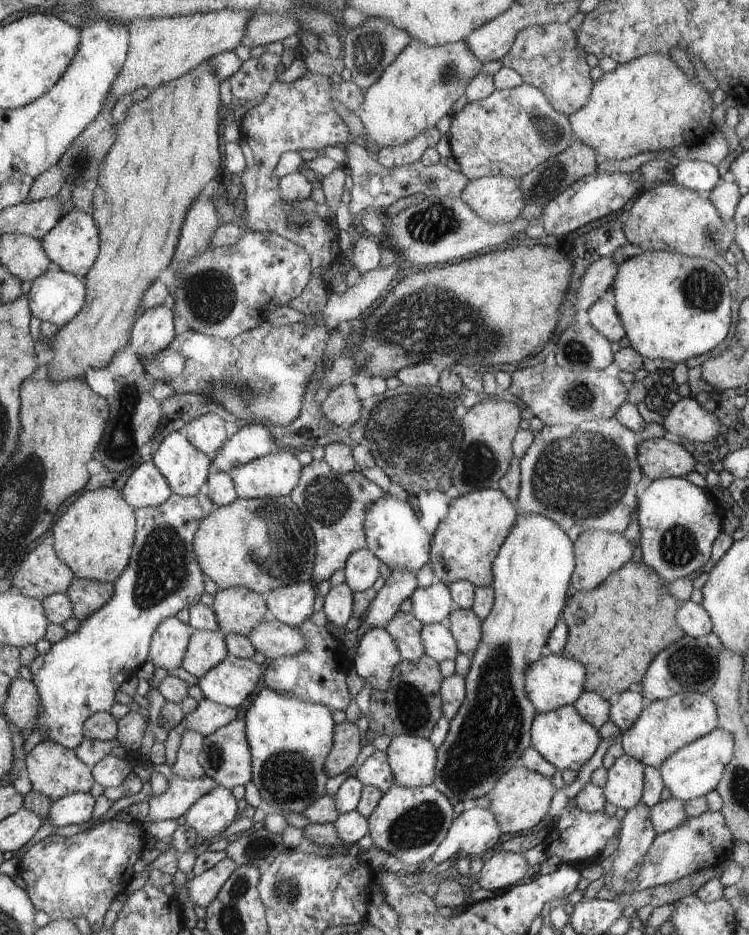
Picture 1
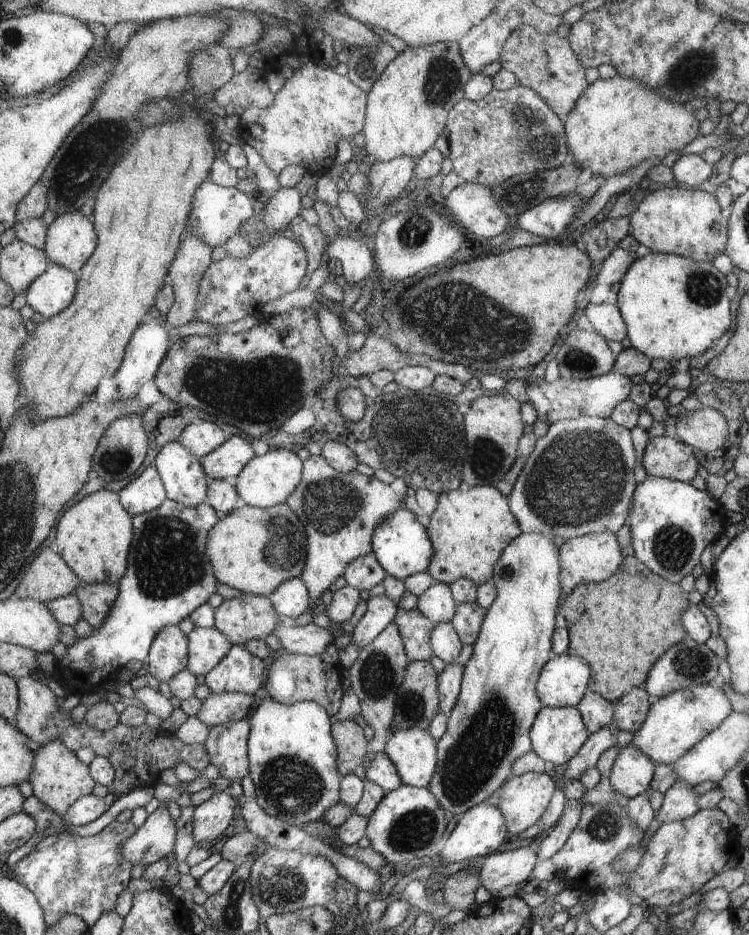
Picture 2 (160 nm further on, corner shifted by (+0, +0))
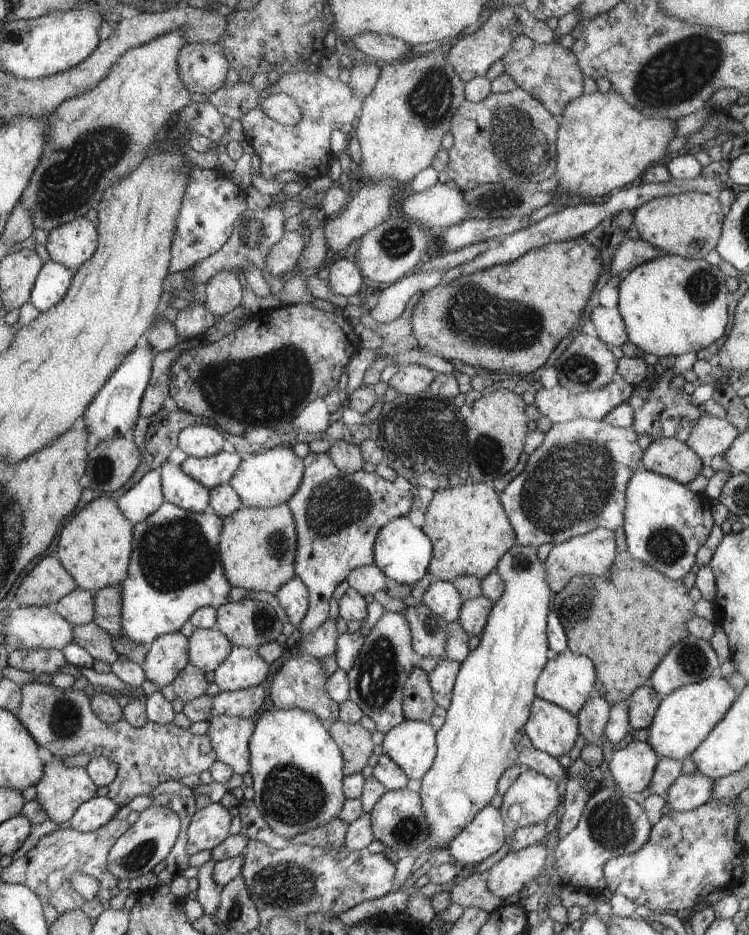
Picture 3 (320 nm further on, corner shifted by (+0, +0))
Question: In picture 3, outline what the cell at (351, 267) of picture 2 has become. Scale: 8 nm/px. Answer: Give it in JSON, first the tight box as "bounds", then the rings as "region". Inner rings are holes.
{"bounds":[325,259,364,296],"region":[[[338,259],[328,264],[329,276],[325,283],[329,292],[336,296],[352,296],[354,294],[362,294],[364,284],[363,276],[355,265],[354,260]]]}

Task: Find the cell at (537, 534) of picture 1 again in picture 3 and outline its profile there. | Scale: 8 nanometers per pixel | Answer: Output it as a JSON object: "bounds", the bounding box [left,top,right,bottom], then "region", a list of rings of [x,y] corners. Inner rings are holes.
{"bounds":[415,544,564,852],"region":[[[516,544],[504,557],[501,558],[500,561],[498,561],[496,572],[503,578],[505,584],[504,594],[502,594],[493,606],[493,610],[489,614],[489,622],[485,626],[484,632],[473,644],[473,648],[468,653],[466,660],[461,662],[460,672],[457,674],[456,684],[453,686],[451,704],[448,706],[447,715],[442,728],[437,731],[439,745],[436,760],[429,768],[429,772],[426,773],[425,776],[421,778],[420,783],[415,786],[420,791],[421,798],[424,800],[425,819],[429,824],[429,838],[431,839],[428,848],[431,848],[436,852],[445,852],[448,846],[453,842],[454,838],[465,829],[465,826],[468,825],[469,822],[472,822],[473,818],[476,817],[485,806],[490,805],[490,800],[492,800],[497,793],[499,778],[507,768],[523,765],[528,769],[538,771],[539,773],[550,777],[554,781],[560,781],[564,774],[564,768],[560,765],[558,759],[555,759],[546,751],[538,750],[529,739],[529,735],[525,733],[525,724],[528,722],[530,713],[532,712],[533,700],[537,697],[537,681],[549,662],[548,656],[546,655],[546,652],[548,652],[549,649],[548,616],[549,612],[552,610],[553,592],[549,587],[544,564],[538,560],[536,554],[537,549],[533,546],[523,547],[522,545]]]}

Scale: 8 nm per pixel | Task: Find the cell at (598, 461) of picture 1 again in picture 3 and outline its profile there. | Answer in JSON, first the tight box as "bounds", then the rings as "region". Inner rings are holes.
{"bounds":[498,417,642,547],"region":[[[578,417],[565,423],[553,423],[545,434],[544,442],[529,454],[524,470],[502,492],[498,493],[500,504],[516,531],[517,544],[523,547],[542,544],[560,545],[598,527],[616,530],[622,526],[622,514],[626,508],[624,490],[628,480],[640,466],[642,448],[632,427],[613,427],[604,419],[593,421]]]}

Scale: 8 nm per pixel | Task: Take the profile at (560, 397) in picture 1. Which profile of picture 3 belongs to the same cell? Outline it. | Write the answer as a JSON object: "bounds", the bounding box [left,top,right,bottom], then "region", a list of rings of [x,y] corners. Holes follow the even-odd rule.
{"bounds":[534,378,632,423],"region":[[[623,378],[609,382],[608,385],[597,391],[580,394],[574,394],[558,384],[552,389],[546,389],[545,387],[538,389],[535,392],[534,406],[553,423],[565,423],[578,417],[601,421],[613,408],[616,408],[619,404],[626,403],[631,397],[630,394],[632,394],[632,385]]]}

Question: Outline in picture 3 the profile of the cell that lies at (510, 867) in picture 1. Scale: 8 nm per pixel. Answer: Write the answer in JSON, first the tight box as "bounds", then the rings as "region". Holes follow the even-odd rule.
{"bounds":[487,843,548,900],"region":[[[538,843],[510,851],[487,870],[488,888],[502,900],[516,892],[522,892],[528,880],[540,876],[548,854],[548,848]]]}

